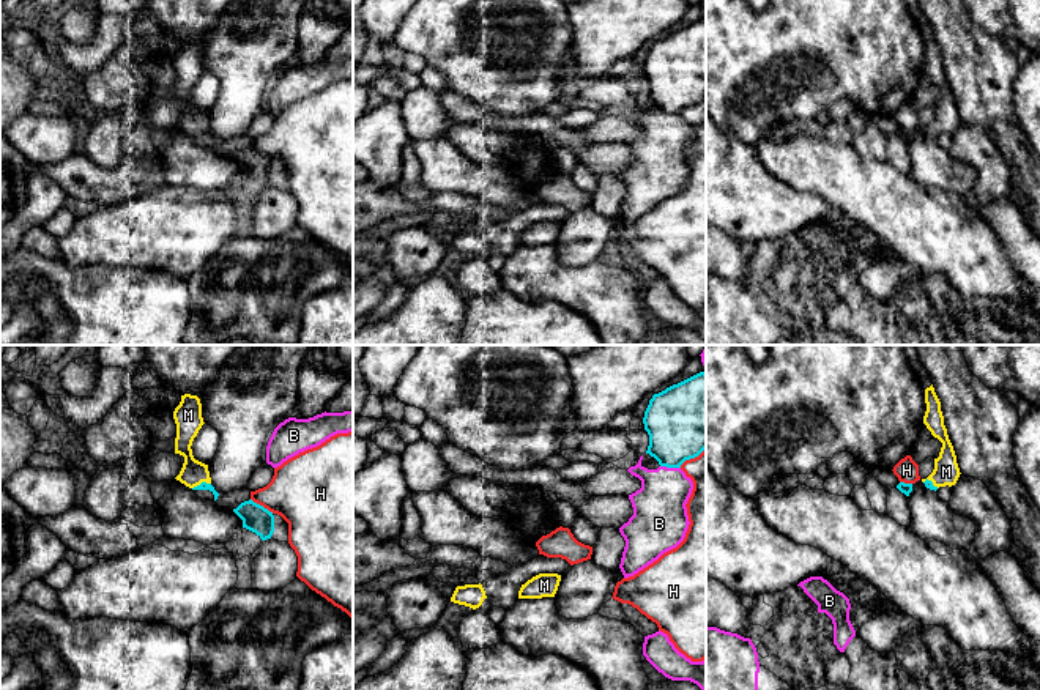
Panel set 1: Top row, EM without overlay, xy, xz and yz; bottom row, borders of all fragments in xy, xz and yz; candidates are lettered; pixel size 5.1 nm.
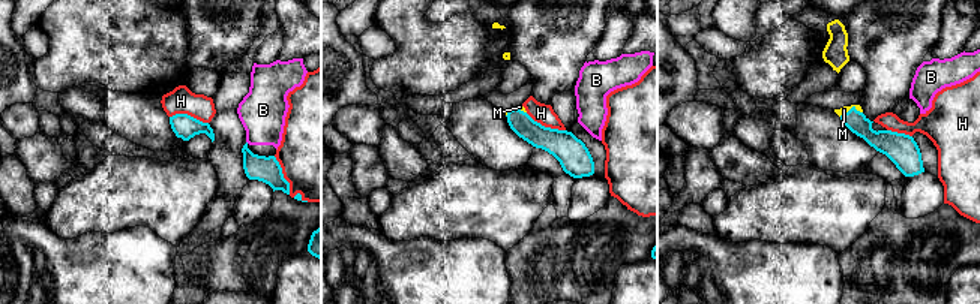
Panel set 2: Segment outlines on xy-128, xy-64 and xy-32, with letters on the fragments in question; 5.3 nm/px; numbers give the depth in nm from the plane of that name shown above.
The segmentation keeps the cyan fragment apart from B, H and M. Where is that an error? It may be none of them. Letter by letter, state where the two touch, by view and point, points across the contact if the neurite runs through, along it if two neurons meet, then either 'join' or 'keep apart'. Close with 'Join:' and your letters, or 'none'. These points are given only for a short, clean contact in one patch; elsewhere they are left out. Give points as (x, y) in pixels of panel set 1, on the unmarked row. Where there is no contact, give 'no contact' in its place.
B: contact xz (670, 114); keep apart
H: contact xy (262, 153); keep apart
M: contact xy (202, 129); way xy (204, 133), (202, 129), (193, 120); join
Join: M

